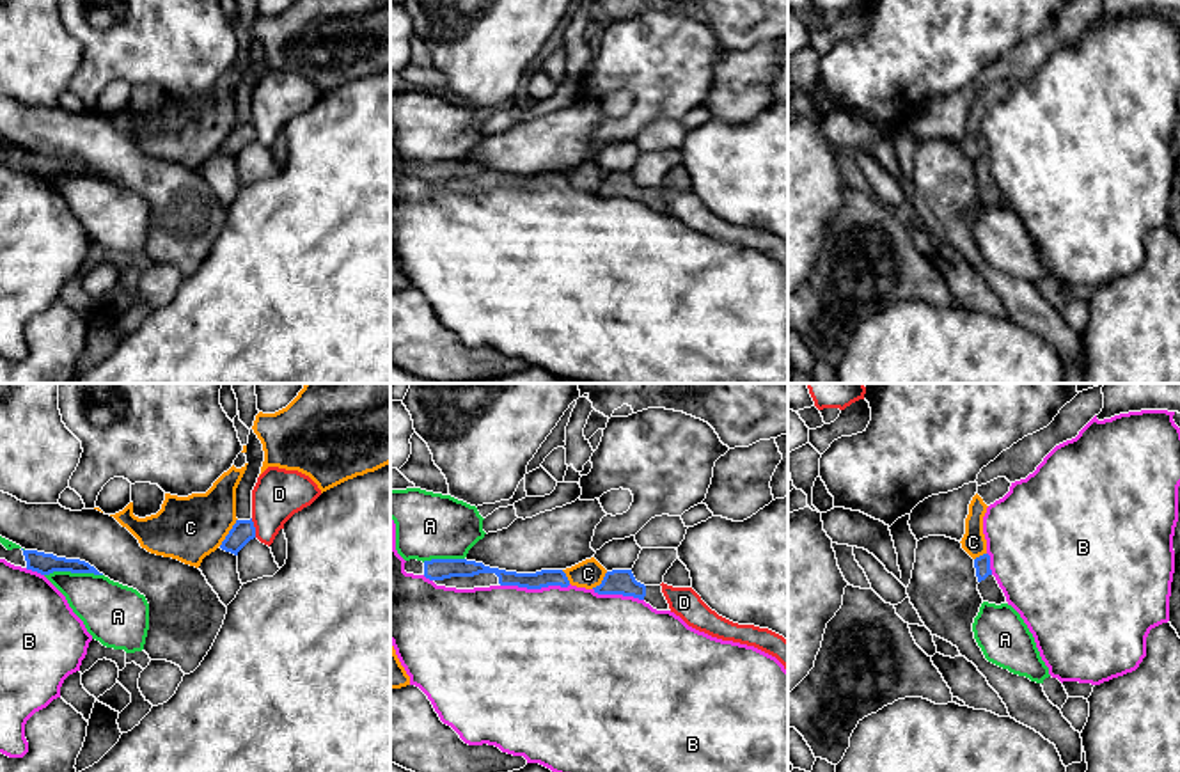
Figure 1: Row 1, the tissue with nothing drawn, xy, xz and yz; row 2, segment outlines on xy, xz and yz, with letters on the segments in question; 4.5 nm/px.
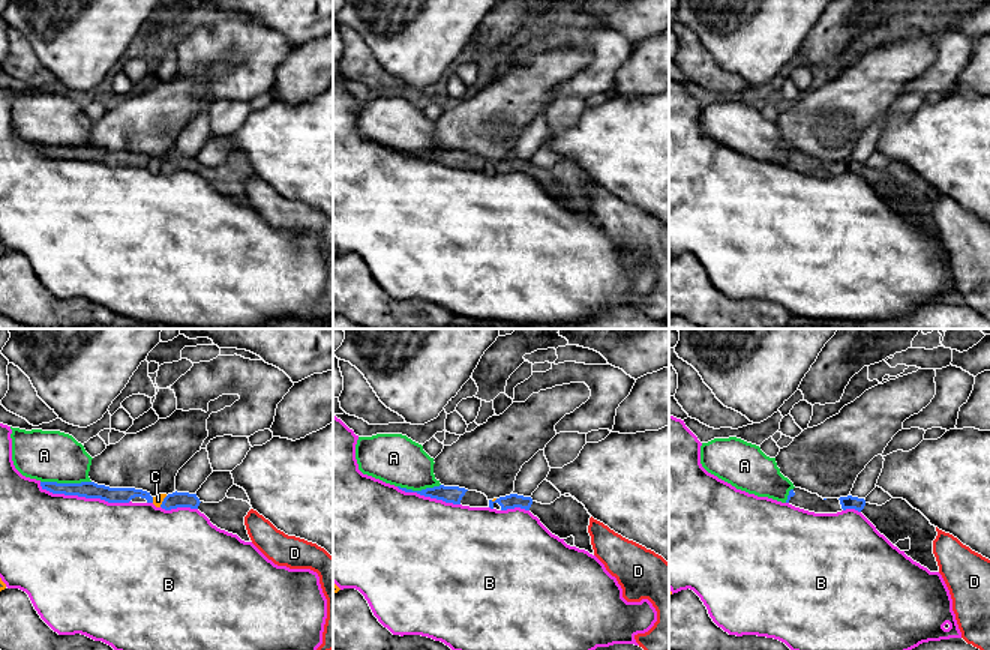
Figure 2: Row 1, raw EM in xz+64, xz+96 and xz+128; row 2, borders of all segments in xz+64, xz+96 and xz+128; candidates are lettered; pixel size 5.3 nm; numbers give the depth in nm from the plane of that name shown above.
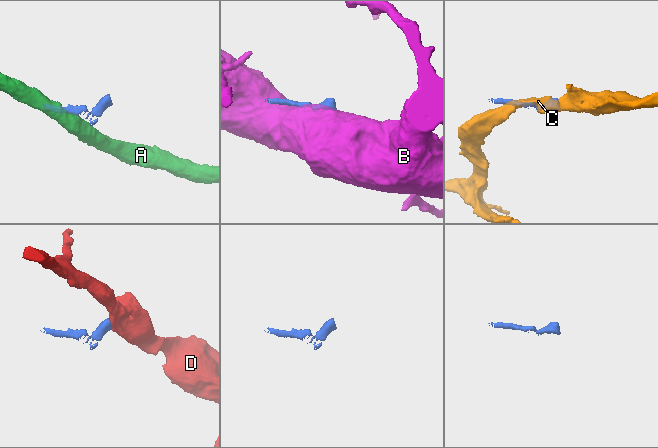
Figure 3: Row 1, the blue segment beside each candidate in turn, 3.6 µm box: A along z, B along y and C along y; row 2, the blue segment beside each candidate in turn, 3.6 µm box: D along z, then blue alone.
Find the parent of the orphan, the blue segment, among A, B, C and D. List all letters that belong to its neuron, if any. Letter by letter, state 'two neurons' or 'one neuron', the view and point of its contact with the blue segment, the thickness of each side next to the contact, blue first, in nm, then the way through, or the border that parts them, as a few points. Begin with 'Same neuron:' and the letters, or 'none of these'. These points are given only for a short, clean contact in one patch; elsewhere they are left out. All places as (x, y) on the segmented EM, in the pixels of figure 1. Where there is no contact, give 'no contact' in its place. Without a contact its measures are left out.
Same neuron: none of these
A: two neurons; meets blue in xy at (73, 572); 100 nm thick on the blue side, 260 nm on the other
B: two neurons; meets blue in xz at (534, 588); 80 nm thick on the blue side, 500 nm on the other
C: two neurons; meets blue in xy at (229, 533); 100 nm thick on the blue side, 280 nm on the other
D: two neurons; meets blue in xy at (254, 527); 100 nm thick on the blue side, 220 nm on the other; border along xy (251, 519), (256, 536)

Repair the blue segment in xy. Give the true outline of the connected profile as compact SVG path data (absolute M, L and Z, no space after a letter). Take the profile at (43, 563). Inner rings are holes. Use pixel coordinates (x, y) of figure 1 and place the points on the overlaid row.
M0 543L0 559L5 559L14 566L37 571L41 575L50 575L53 571L103 575L94 566L80 559L57 557L53 554L44 554L37 550L21 550L21 548L7 550L2 543Z

